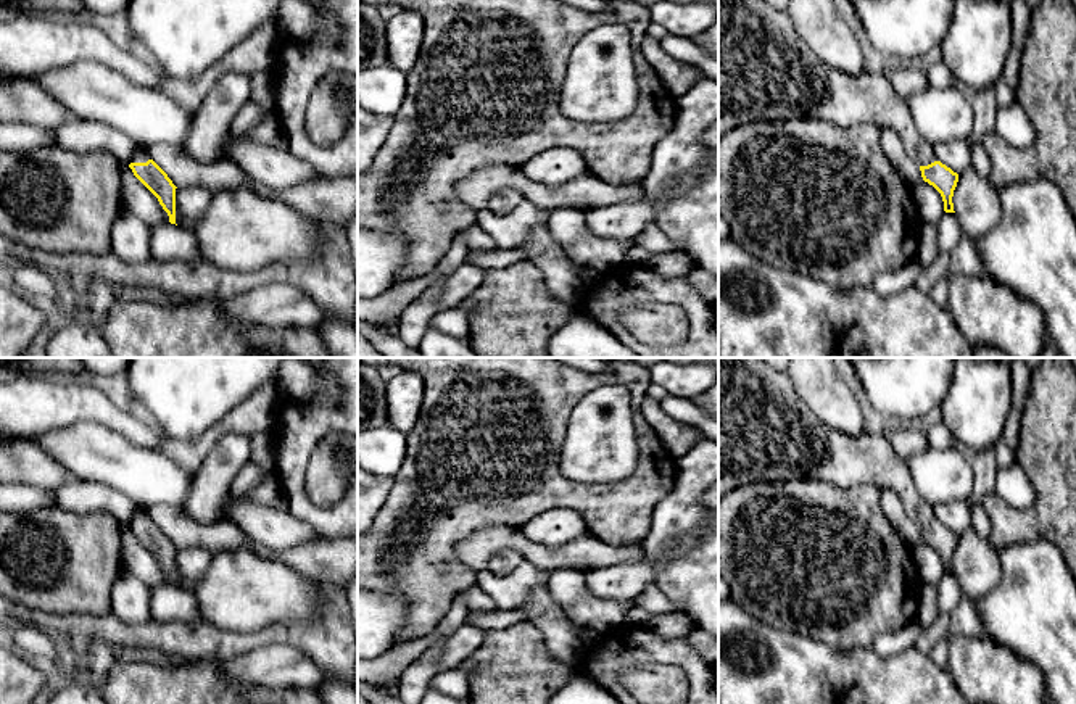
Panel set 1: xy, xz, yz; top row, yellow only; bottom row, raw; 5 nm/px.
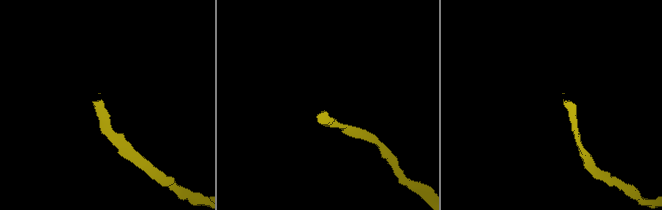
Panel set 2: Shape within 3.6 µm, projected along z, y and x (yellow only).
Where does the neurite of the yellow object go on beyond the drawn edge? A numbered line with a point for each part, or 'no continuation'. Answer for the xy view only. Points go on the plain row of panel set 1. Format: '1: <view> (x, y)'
1: xy (140, 516)

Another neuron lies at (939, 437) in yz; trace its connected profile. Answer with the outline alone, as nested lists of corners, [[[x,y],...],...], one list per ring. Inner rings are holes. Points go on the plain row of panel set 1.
[[[939,422],[934,429],[928,432],[929,445],[936,449],[947,449],[954,446],[954,437],[949,429]]]

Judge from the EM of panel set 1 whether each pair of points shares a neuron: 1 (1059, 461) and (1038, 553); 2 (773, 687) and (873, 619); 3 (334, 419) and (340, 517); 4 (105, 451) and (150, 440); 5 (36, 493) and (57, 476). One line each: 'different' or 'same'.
1: different
2: different
3: same
4: different
5: different

